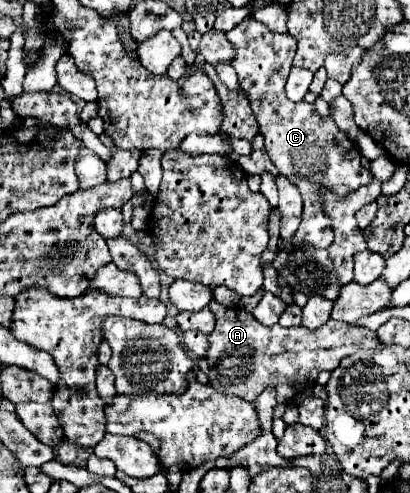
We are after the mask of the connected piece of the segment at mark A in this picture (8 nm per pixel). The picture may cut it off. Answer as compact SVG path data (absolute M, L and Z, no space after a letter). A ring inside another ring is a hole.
M215 300L209 304L209 308L217 318L217 326L209 334L209 384L217 392L233 394L247 402L253 402L269 384L277 386L277 402L289 402L293 396L291 384L315 380L323 370L333 372L345 356L351 356L363 348L377 348L381 344L377 342L377 332L337 320L329 320L319 330L309 330L305 326L281 328L279 324L263 326L253 318L253 314L241 308L227 308Z

